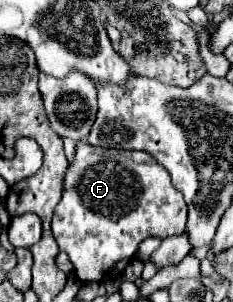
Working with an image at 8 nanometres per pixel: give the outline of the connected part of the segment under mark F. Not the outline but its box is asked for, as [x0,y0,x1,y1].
[52,142,186,282]

